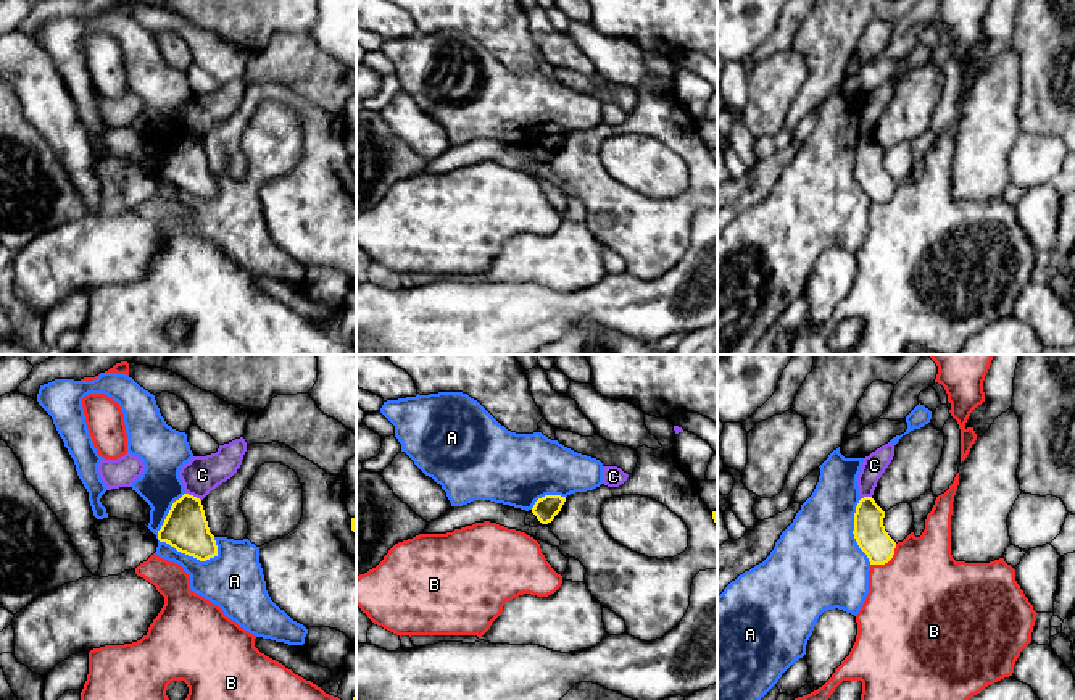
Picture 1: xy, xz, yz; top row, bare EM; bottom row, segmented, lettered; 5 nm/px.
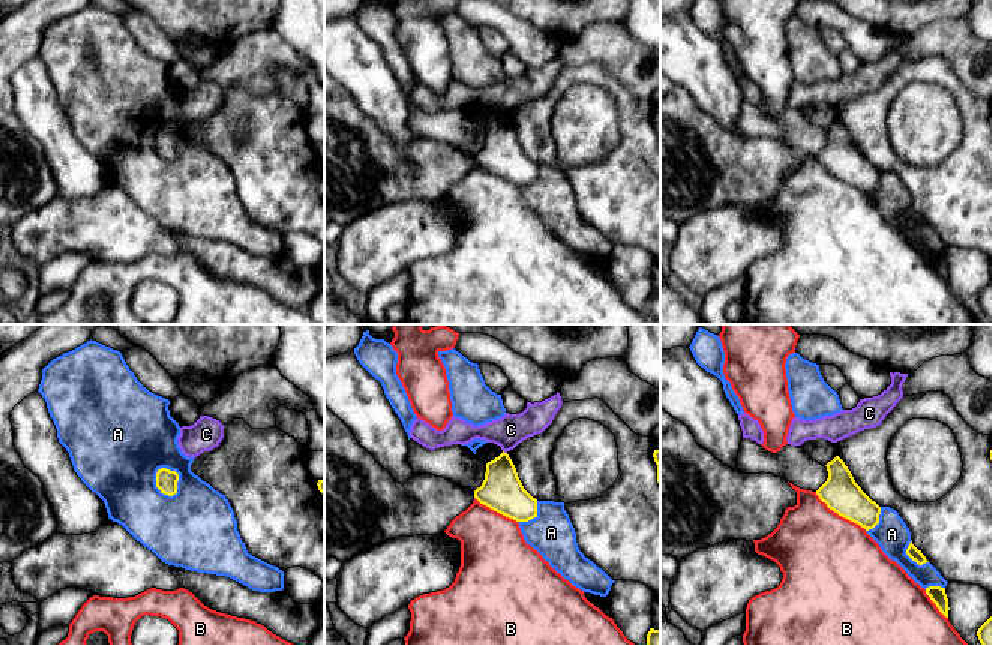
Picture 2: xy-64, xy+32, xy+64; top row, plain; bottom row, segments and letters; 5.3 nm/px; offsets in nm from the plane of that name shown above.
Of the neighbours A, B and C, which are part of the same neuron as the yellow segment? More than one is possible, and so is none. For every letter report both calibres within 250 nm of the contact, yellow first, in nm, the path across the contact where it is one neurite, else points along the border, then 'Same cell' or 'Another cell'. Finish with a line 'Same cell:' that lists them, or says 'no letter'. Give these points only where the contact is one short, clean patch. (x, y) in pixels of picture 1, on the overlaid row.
A: Thickness 220 nm (yellow) against 100 nm. Another cell
B: Thickness 160 nm (yellow) against 500 nm. Another cell
C: Thickness 220 nm (yellow) against 190 nm. Boundary: xy (186, 492), (200, 500). Another cell
Same cell: no letter

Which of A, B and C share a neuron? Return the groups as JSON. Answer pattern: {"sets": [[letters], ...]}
{"sets": [["A"], ["B"], ["C"]]}

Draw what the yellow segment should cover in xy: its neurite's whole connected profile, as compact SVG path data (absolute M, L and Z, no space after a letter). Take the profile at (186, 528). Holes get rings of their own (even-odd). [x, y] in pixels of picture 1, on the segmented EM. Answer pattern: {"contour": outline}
{"contour": "M189 494L172 503L158 531L158 540L200 561L218 556L218 545L210 532L201 500Z"}

